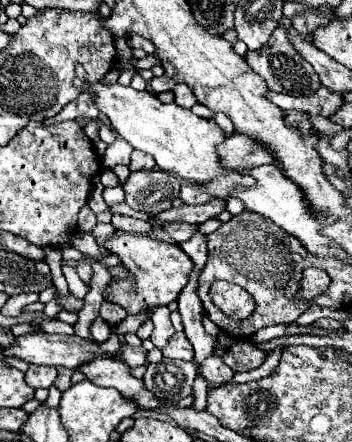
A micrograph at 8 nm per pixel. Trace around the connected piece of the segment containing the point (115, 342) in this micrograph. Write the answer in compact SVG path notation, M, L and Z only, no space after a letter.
M116 326L111 327L111 335L108 340L101 343L101 349L110 356L114 356L119 350L120 343L116 335Z

